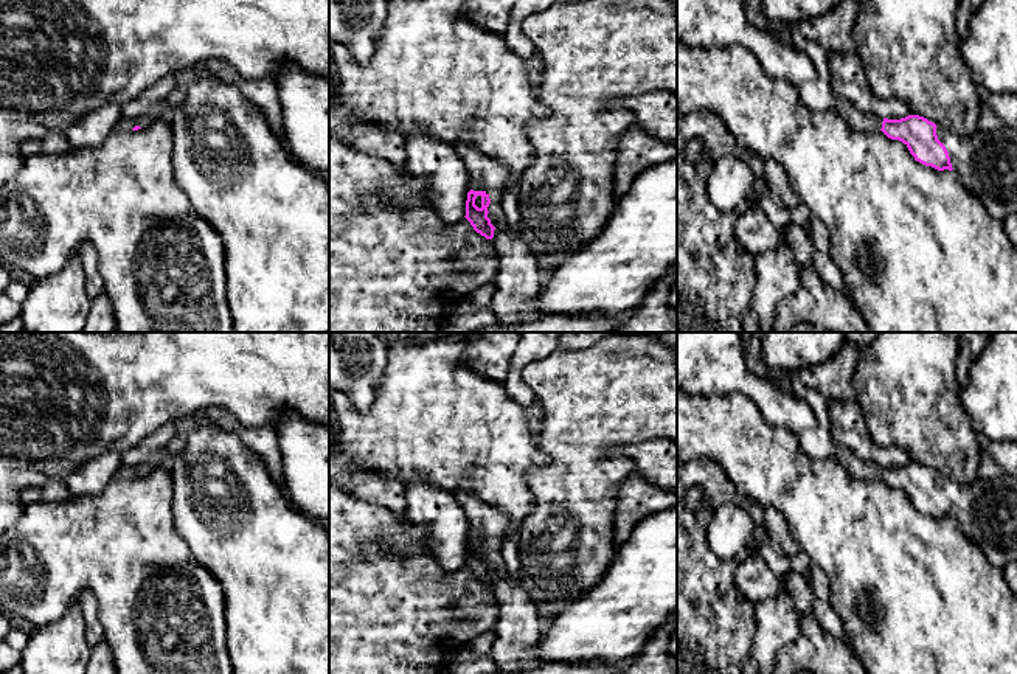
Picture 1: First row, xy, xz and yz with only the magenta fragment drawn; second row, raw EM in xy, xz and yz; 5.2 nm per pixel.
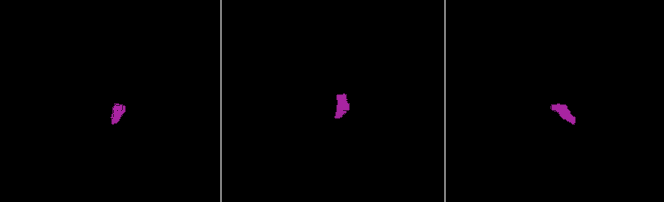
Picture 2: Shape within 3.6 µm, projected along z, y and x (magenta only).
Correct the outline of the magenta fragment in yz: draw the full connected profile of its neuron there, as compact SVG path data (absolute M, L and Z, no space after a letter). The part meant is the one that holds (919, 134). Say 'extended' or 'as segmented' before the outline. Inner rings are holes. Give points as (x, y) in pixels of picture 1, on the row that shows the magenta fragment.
extended; M677 0L677 42L705 48L742 45L758 57L770 78L789 81L810 110L837 110L854 130L882 130L888 138L902 141L916 162L938 171L953 171L964 188L983 203L994 219L1003 222L1011 214L1017 216L1017 127L1003 124L997 132L981 134L977 130L974 137L967 138L919 115L888 120L862 112L849 99L832 90L804 53L797 51L792 43L776 40L770 30L751 25L745 17L744 0Z

